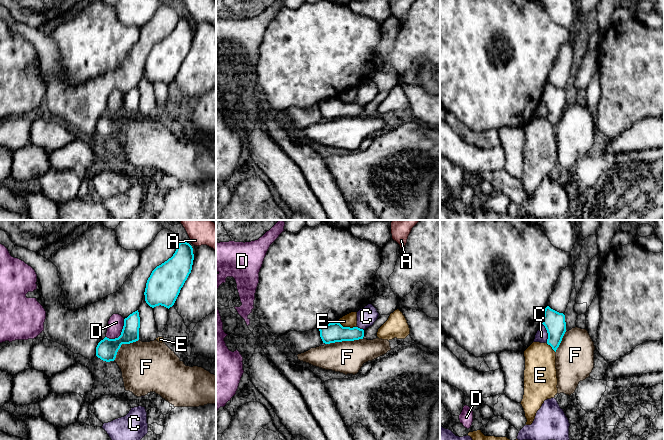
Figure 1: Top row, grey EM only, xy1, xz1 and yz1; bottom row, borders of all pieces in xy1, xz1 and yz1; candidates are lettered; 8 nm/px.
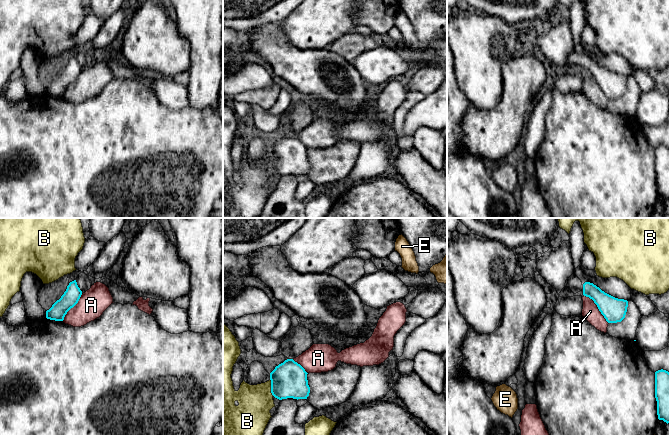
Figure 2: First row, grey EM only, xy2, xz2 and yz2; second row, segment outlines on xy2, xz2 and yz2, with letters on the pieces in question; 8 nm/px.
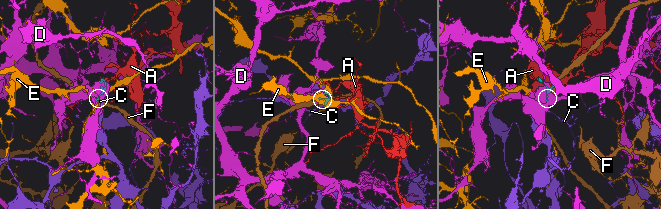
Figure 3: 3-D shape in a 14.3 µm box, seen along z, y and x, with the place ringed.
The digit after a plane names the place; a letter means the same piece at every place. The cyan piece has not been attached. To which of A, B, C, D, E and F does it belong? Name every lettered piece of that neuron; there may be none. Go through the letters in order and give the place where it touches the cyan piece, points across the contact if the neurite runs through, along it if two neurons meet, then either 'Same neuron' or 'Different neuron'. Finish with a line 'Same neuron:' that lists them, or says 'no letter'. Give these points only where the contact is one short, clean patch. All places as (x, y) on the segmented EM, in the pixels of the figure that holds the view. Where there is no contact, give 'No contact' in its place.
A: Touches cyan at yz2 (598, 308). Different neuron
B: Touches cyan at xz2 (271, 387). Boundary: xz2 (270, 379), (270, 392), (273, 395). Different neuron
C: Touches cyan at yz1 (547, 332). Boundary: yz1 (542, 323), (547, 333), (547, 342). Different neuron
D: Touches cyan at xy1 (121, 333). Boundary: xy1 (124, 319), (121, 333), (117, 337), (107, 338). Different neuron
E: Touches cyan at xz1 (347, 327). Boundary: xz1 (337, 322), (343, 326), (356, 327). Different neuron
F: Touches cyan at xz1 (344, 340). Boundary: xz1 (363, 338), (335, 341), (326, 344). Different neuron
Same neuron: no letter

